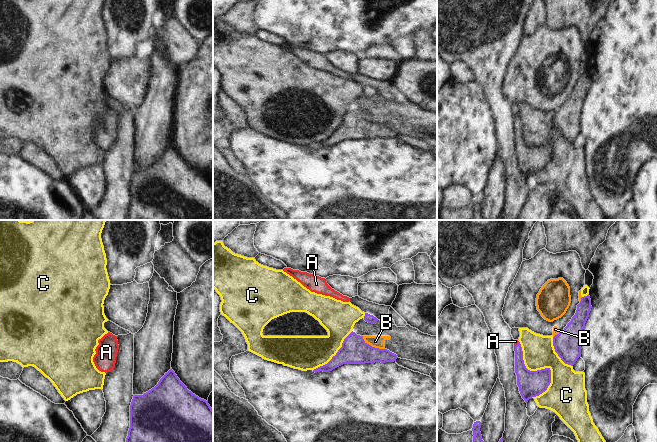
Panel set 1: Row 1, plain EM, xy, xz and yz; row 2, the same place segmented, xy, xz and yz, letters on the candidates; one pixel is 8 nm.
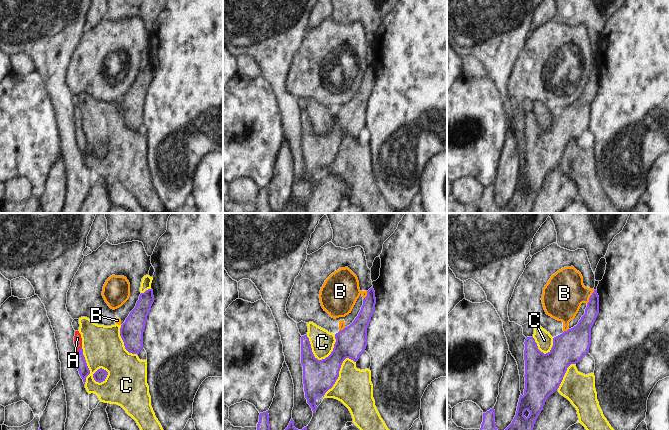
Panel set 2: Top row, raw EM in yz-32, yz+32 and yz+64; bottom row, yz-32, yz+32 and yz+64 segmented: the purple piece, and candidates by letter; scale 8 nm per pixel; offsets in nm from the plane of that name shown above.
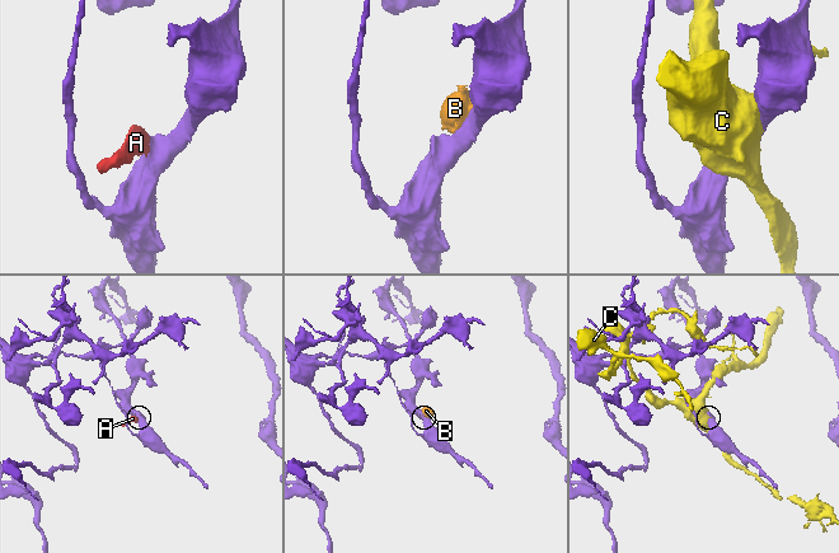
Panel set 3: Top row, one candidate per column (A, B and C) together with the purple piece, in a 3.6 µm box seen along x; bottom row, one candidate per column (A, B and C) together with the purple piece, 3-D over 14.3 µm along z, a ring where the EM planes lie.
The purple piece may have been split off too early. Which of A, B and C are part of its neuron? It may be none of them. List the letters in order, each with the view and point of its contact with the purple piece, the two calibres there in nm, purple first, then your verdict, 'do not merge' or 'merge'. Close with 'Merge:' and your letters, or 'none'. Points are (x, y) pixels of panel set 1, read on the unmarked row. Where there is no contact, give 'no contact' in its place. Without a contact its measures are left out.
A: meets purple in yz at (515, 122); 120 nm thick on the purple side, 30 nm on the other; merge
B: meets purple in xz at (371, 122); 220 nm thick on the purple side, 100 nm on the other; do not merge
C: meets purple in yz at (540, 146); 200 nm thick on the purple side, 260 nm on the other; do not merge
Merge: A

